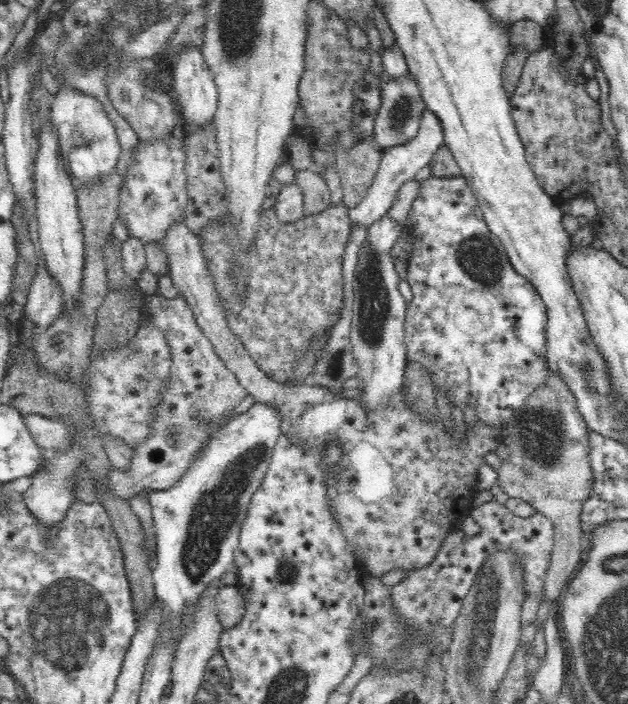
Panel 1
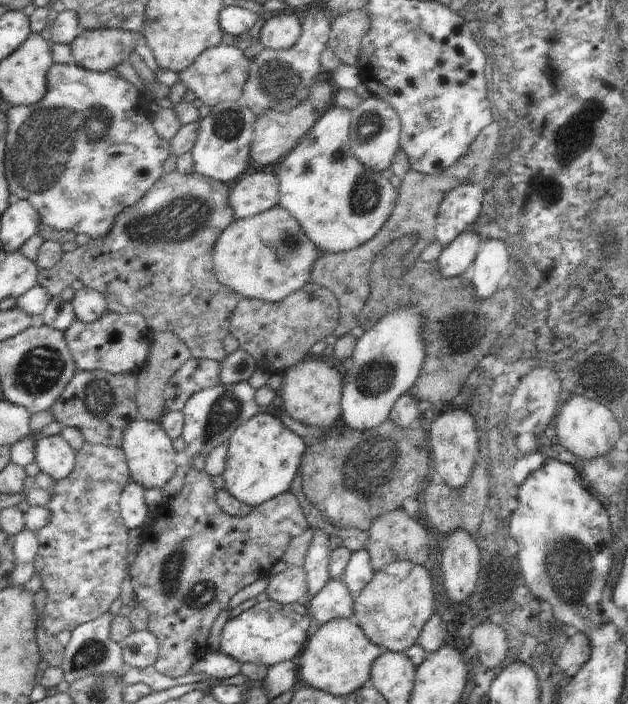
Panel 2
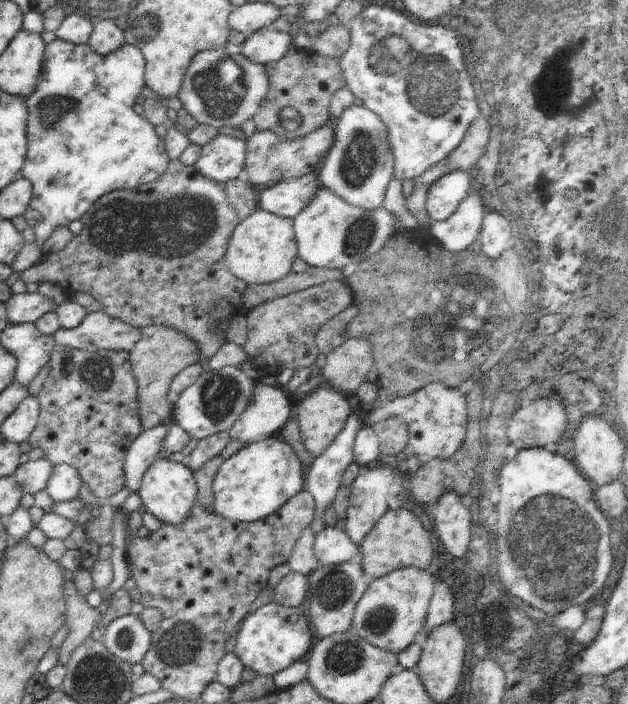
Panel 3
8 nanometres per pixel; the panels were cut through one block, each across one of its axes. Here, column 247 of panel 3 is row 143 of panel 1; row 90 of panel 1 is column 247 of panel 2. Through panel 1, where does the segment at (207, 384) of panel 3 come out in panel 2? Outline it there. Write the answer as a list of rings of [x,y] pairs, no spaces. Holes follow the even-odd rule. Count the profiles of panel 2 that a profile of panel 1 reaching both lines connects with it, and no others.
[[[248,381],[225,385],[220,382],[212,388],[205,388],[193,394],[181,410],[183,412],[182,438],[185,442],[184,451],[177,453],[175,461],[178,465],[176,474],[166,483],[162,490],[164,498],[174,496],[185,483],[185,474],[192,467],[192,460],[196,454],[206,456],[222,443],[228,443],[229,438],[235,430],[245,422],[248,422],[258,413],[264,413],[263,409],[255,399],[257,389],[252,387]]]

